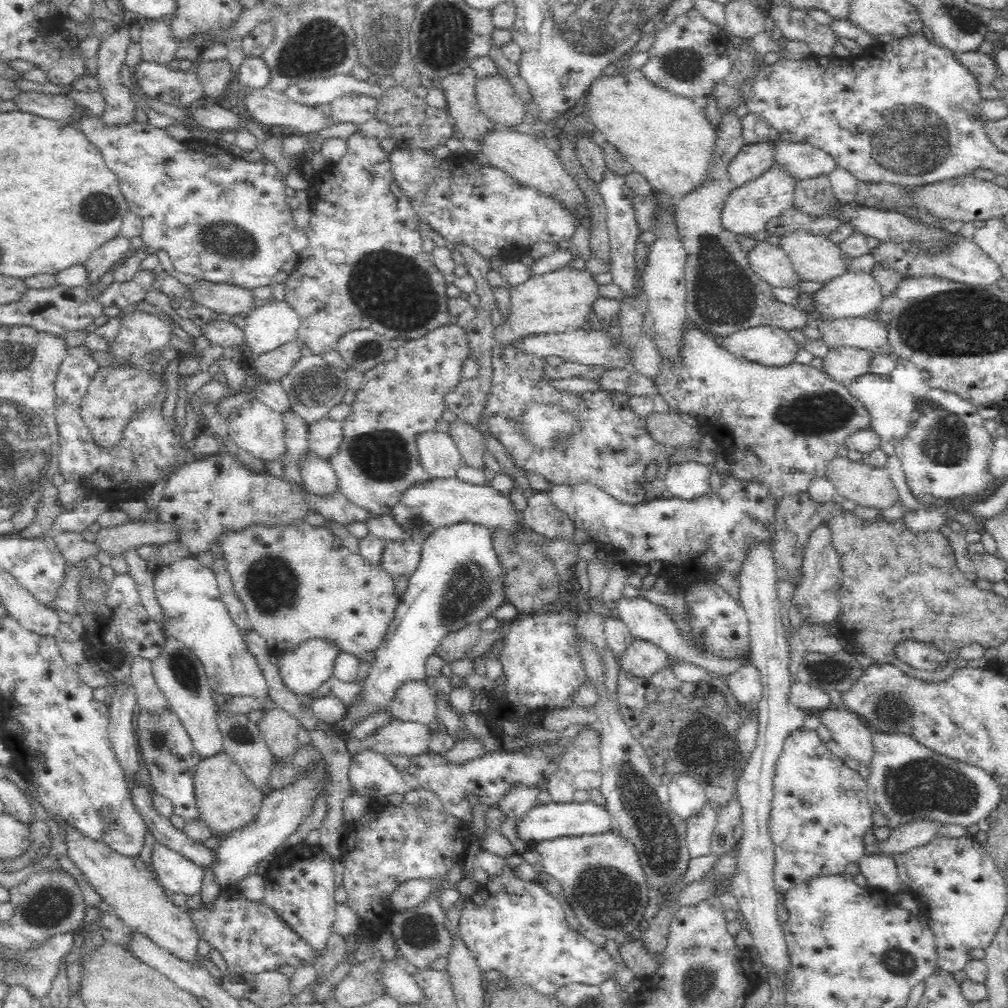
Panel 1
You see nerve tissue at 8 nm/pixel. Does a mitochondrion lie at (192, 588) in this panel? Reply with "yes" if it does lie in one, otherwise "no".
no

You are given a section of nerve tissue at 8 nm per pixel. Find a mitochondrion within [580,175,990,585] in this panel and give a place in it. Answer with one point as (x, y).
(722, 299)

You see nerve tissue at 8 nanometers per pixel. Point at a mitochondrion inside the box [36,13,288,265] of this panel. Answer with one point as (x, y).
(91, 209)

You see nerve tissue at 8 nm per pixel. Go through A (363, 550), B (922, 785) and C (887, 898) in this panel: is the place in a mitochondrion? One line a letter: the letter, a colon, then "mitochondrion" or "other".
A: other
B: mitochondrion
C: other

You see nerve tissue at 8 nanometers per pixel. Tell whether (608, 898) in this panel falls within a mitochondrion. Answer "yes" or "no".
yes

